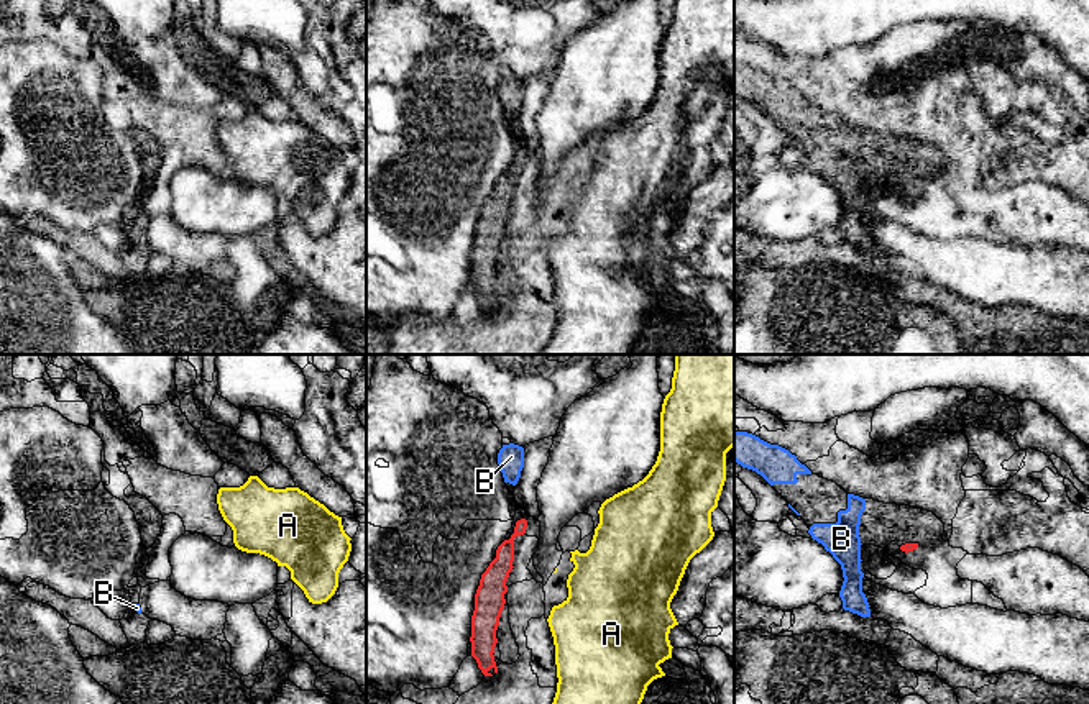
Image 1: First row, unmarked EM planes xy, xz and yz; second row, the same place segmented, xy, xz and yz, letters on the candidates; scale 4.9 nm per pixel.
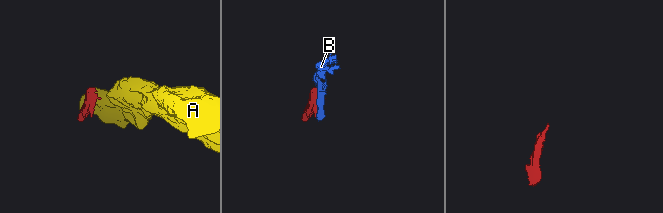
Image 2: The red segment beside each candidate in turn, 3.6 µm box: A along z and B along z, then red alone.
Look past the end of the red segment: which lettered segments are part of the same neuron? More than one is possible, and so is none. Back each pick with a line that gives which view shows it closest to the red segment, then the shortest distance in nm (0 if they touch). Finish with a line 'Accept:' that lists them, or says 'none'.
B: Closest in xz. Distance 170 nm
Accept: B

